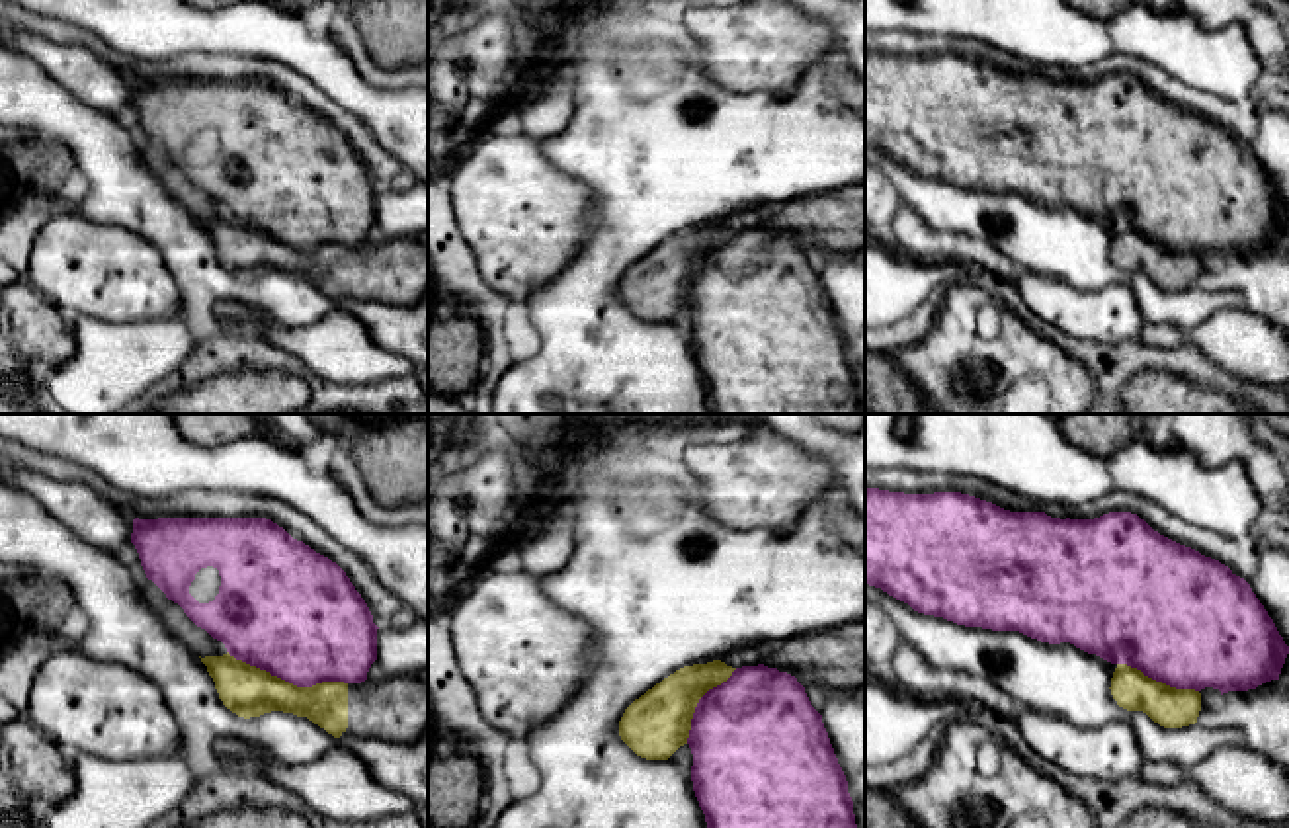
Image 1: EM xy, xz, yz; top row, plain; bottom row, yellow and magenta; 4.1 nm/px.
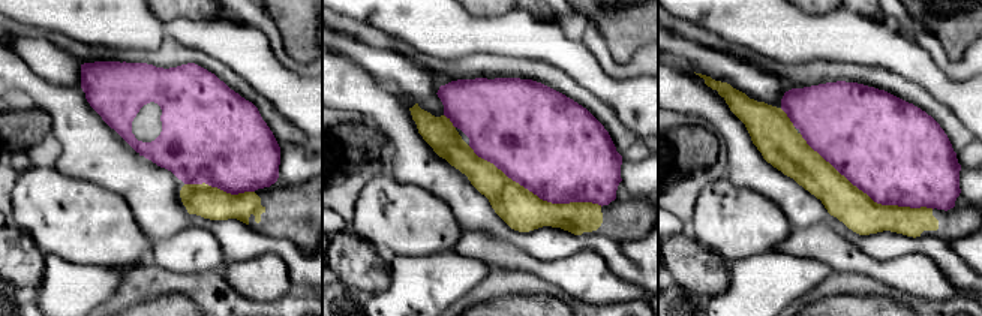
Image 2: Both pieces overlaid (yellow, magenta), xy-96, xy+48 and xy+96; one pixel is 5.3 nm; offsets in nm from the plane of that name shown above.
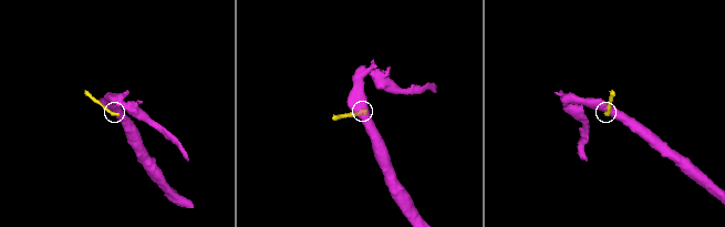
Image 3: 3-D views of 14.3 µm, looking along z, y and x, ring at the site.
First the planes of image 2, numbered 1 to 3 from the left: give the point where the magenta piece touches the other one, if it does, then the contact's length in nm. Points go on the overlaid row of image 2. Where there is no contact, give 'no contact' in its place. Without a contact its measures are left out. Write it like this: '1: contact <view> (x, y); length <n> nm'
1: contact xy-96 (219, 189); length 380 nm
2: contact xy+48 (535, 195); length 800 nm
3: contact xy+96 (865, 193); length 800 nm

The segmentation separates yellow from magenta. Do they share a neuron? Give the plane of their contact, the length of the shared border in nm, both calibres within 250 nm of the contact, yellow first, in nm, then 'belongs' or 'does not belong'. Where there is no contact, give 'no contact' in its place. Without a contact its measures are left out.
xy | 500 nm | 200/480 nm | does not belong

